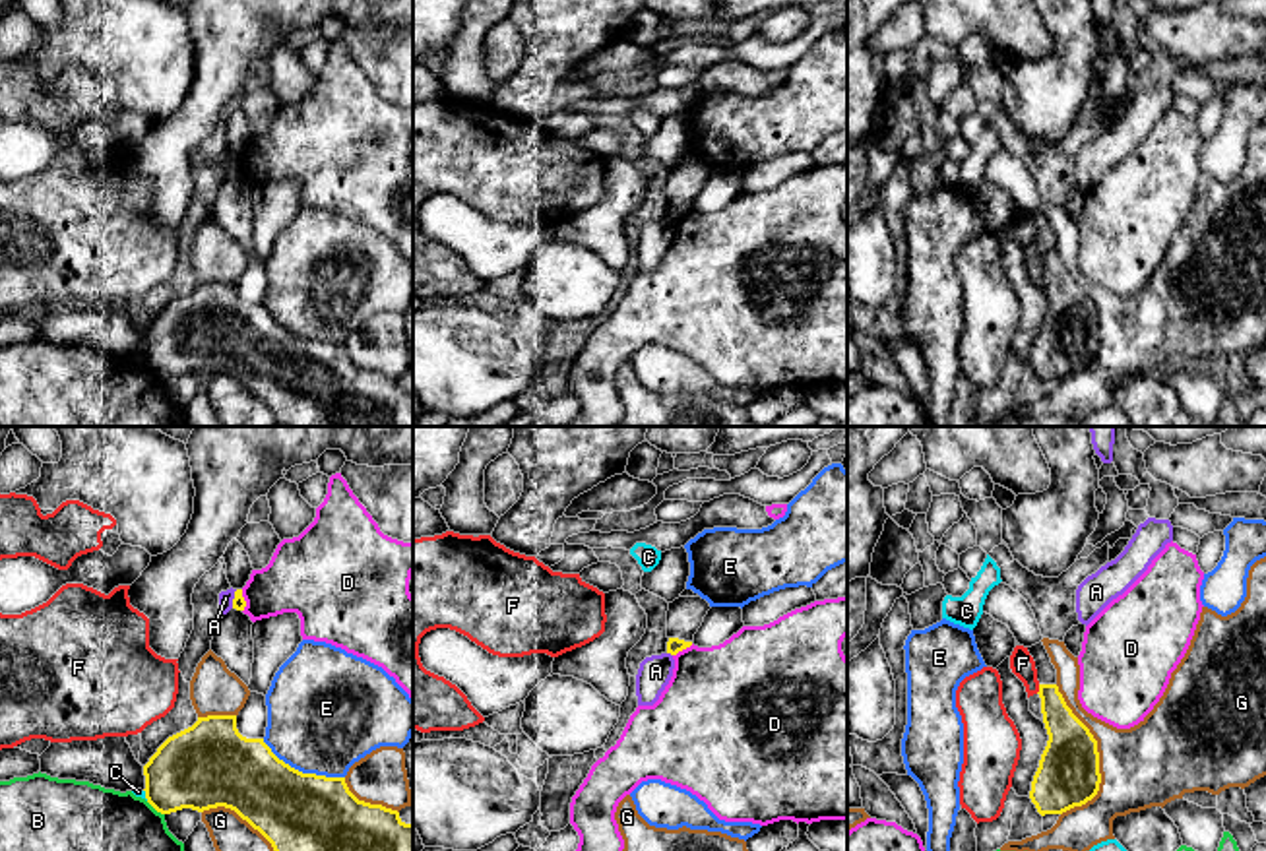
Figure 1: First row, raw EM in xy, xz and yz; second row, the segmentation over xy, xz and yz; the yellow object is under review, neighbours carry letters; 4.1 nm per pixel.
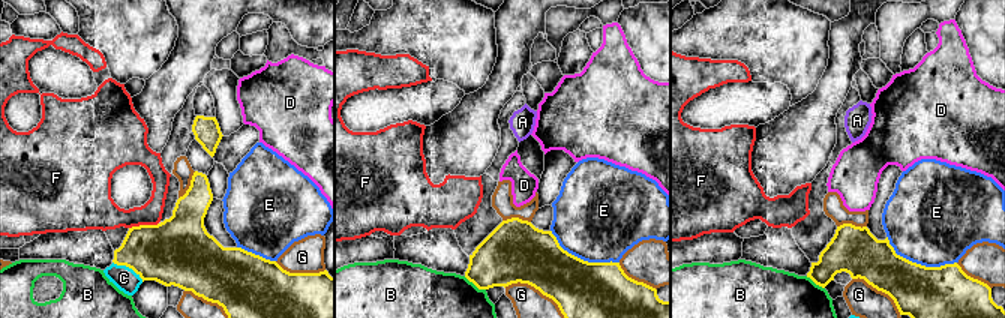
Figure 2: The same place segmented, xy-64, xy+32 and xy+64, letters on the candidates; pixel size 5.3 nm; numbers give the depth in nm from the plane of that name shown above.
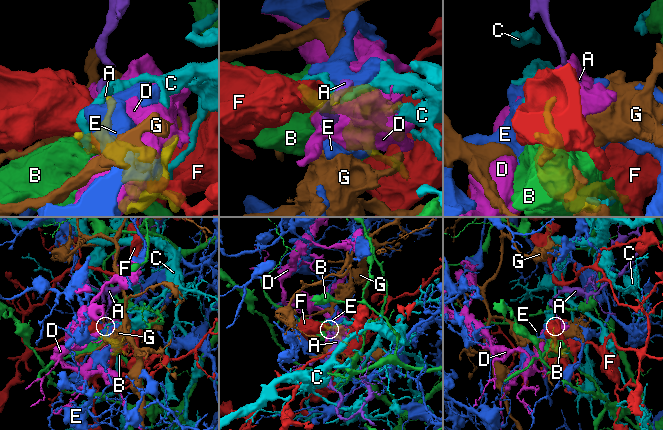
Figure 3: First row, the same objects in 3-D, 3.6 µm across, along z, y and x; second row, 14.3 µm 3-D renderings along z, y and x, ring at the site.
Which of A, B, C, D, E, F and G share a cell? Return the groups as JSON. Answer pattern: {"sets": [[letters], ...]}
{"sets": [["A"], ["B"], ["C"], ["D"], ["E"], ["F"], ["G"]]}

